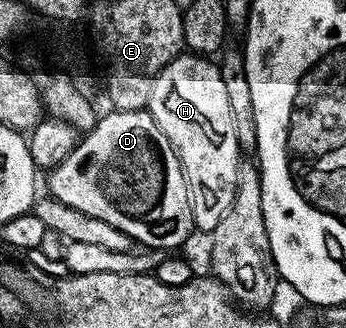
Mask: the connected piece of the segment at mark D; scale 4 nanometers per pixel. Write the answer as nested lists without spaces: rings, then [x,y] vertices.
[[[112,109],[109,112],[109,115],[101,114],[97,118],[96,124],[86,131],[70,157],[62,161],[62,165],[47,172],[47,194],[62,201],[62,205],[70,205],[70,209],[78,209],[78,213],[86,213],[86,217],[98,217],[98,221],[106,221],[106,225],[122,229],[122,233],[129,235],[139,246],[141,243],[144,247],[180,249],[176,247],[182,246],[187,241],[188,234],[193,234],[194,231],[188,186],[180,158],[170,145],[166,133],[162,133],[162,129],[146,109]]]

